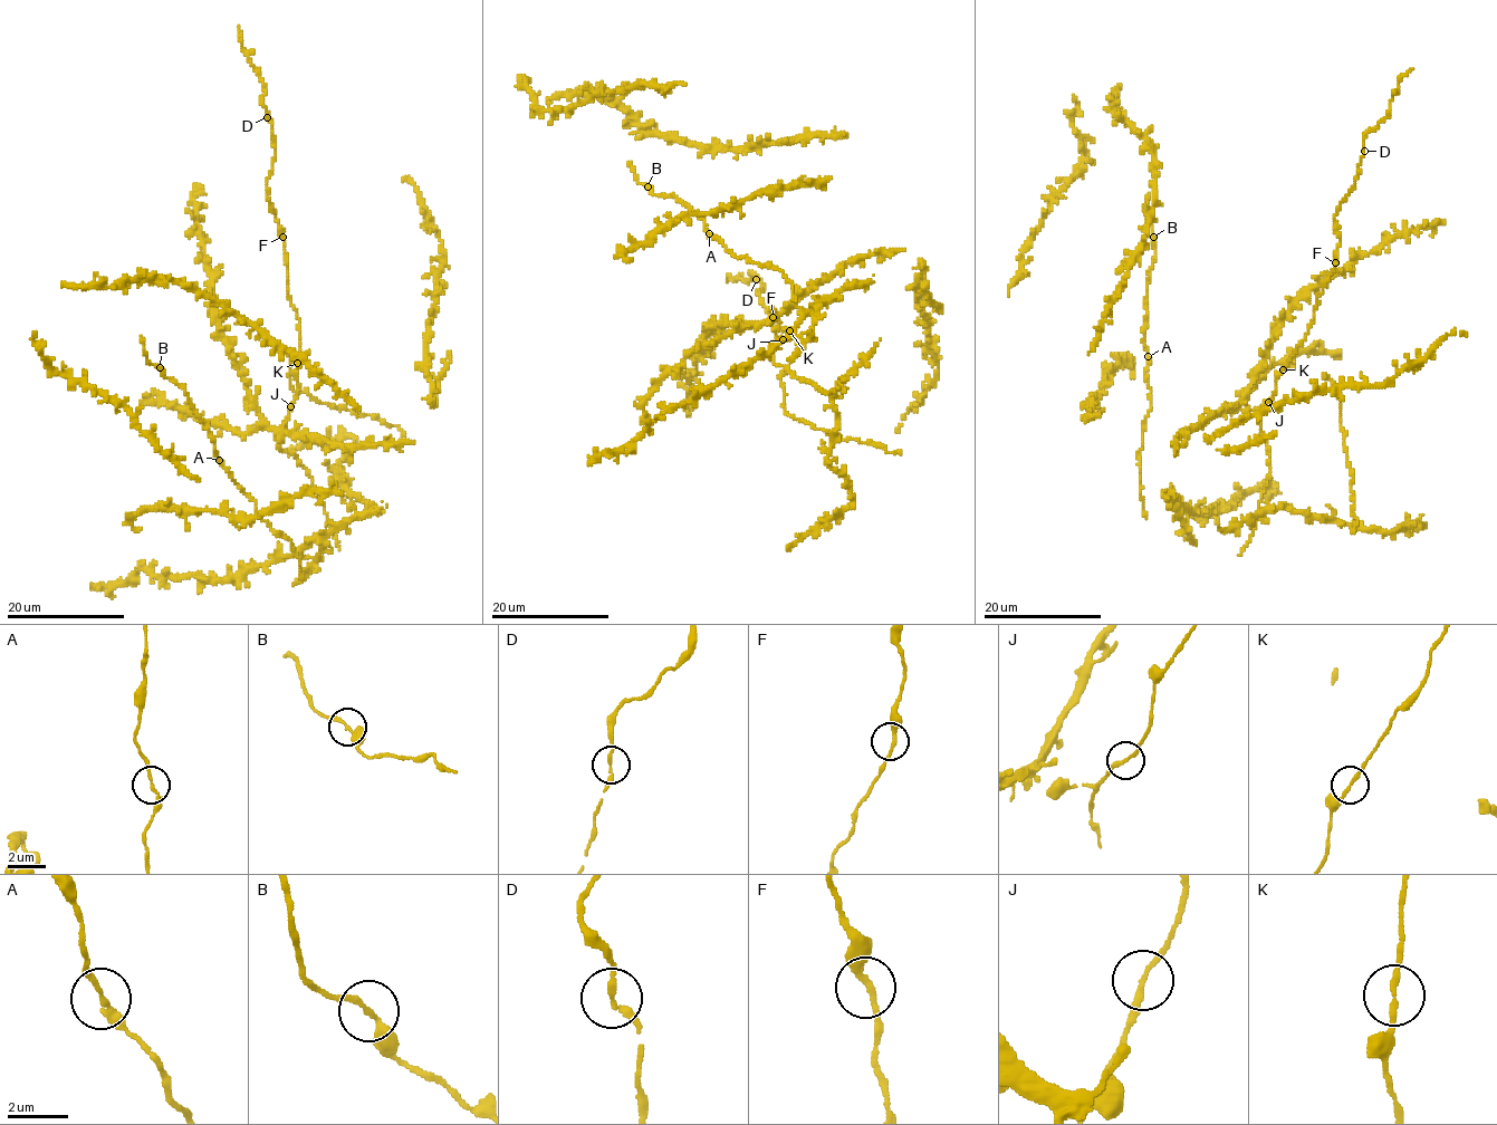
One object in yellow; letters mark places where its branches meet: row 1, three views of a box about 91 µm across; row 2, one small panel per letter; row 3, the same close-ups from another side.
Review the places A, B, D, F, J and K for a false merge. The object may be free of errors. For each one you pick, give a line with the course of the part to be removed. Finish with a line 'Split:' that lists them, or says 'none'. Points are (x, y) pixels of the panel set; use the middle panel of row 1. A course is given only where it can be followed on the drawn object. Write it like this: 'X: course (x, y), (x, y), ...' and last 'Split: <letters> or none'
Split: none

